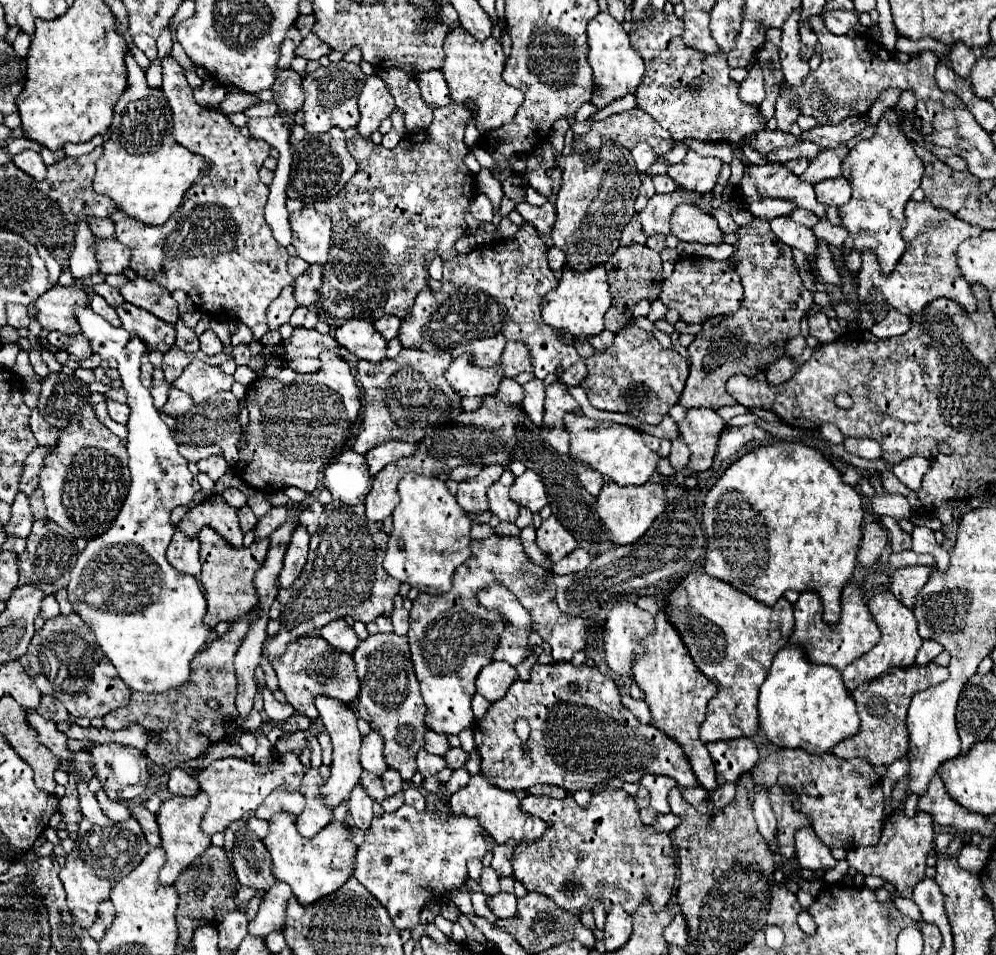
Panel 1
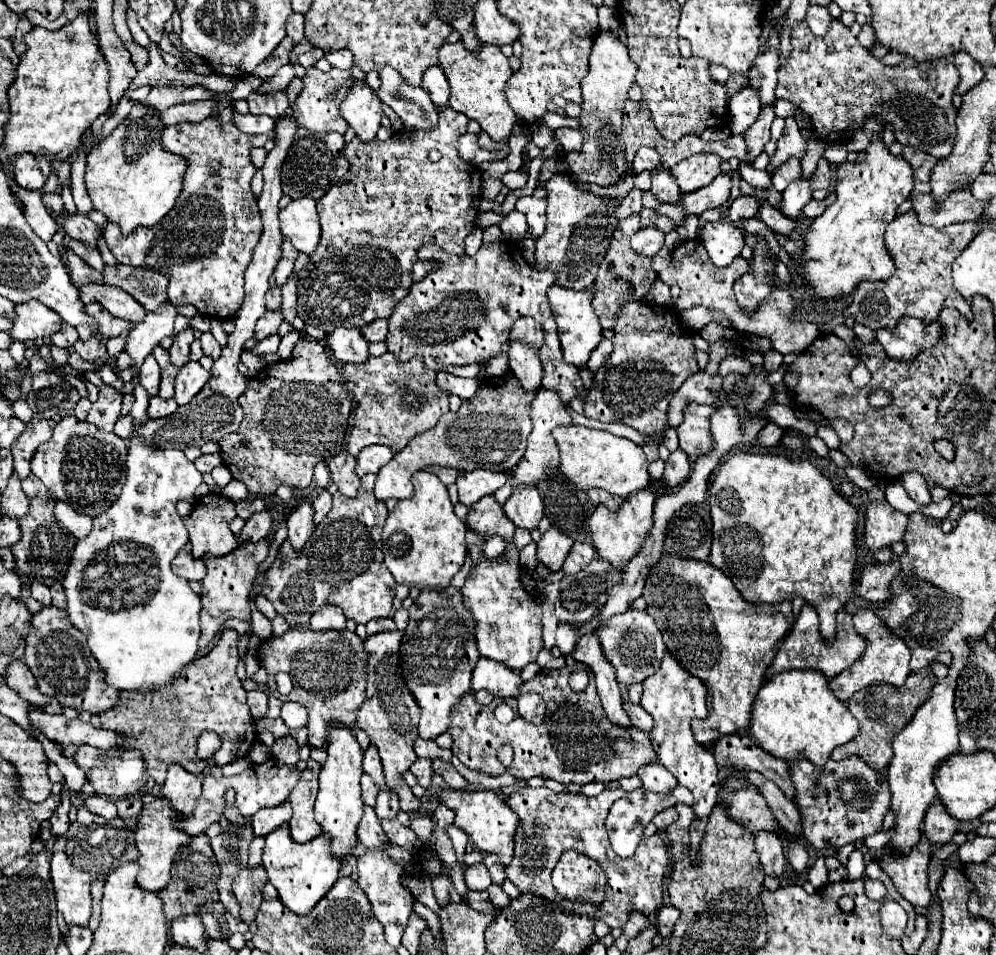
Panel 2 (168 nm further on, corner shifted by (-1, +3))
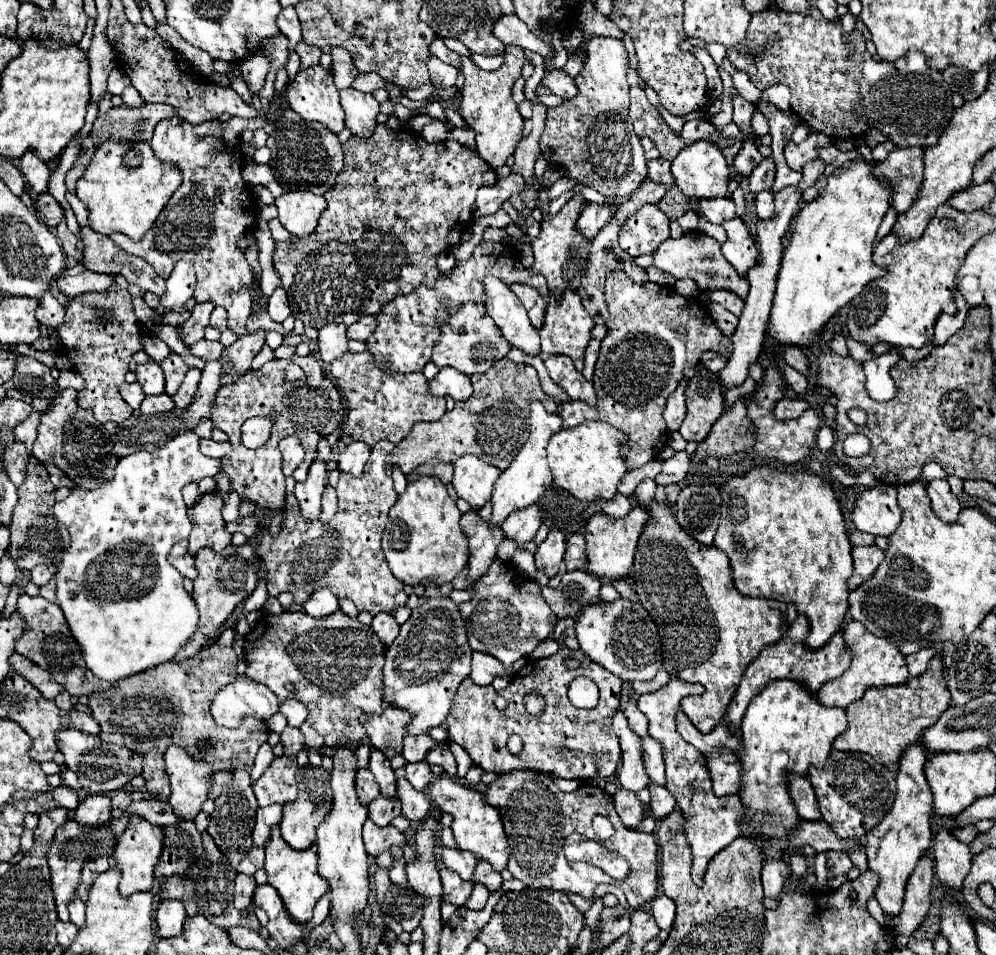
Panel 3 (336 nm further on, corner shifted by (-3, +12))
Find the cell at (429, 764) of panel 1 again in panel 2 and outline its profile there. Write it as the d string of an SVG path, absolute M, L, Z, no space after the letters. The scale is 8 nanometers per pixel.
M417 759L411 765L411 773L417 777L419 785L423 785L425 789L431 785L431 775L433 775L433 765L431 759Z

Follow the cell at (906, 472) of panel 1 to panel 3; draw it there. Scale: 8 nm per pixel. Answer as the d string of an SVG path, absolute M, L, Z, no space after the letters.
M933 480L933 484L927 484L927 494L931 498L931 506L941 516L943 522L953 524L959 516L961 502L959 498L951 492L947 480Z

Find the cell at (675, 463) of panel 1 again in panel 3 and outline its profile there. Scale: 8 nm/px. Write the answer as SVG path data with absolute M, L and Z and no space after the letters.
M677 452L673 458L663 462L663 470L655 478L657 484L667 486L673 482L681 482L689 472L689 454L687 452Z

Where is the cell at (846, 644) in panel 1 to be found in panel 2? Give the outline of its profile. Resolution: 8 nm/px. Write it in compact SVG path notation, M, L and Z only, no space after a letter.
M805 603L793 629L789 631L789 635L783 639L783 643L779 645L779 651L775 655L775 661L771 663L771 667L767 669L765 673L765 679L775 675L775 673L781 673L781 671L789 671L789 669L819 669L821 673L825 673L829 679L839 675L843 669L851 667L861 655L863 655L863 649L867 647L867 641L863 635L859 635L853 627L853 617L841 609L839 611L839 619L837 619L837 637L835 641L827 641L821 637L819 633L819 619L817 619L817 613L815 609Z

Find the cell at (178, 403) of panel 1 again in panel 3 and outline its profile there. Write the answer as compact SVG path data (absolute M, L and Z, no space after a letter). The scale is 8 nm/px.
M159 394L159 396L147 396L141 402L139 408L143 414L151 414L151 412L169 412L173 410L173 400L167 394Z

